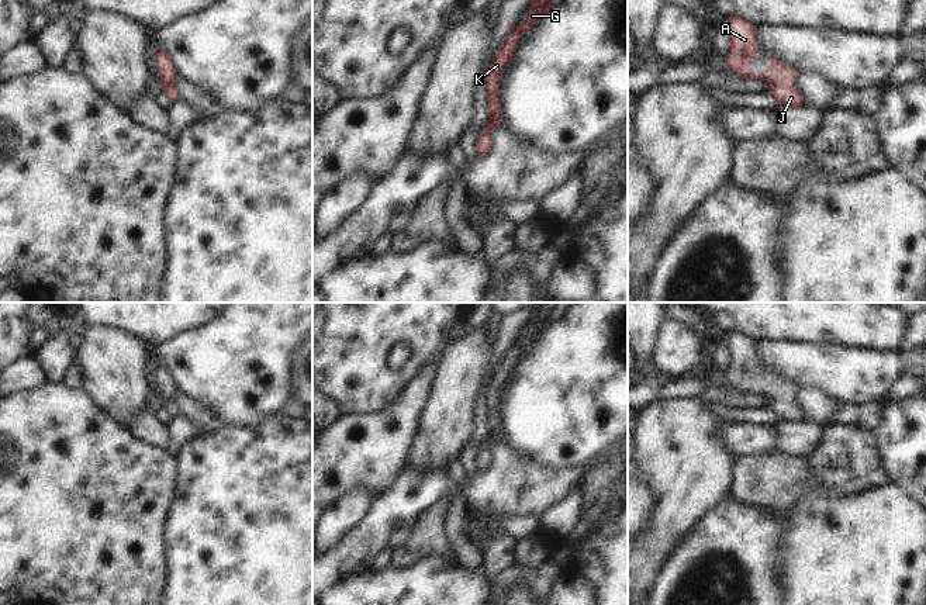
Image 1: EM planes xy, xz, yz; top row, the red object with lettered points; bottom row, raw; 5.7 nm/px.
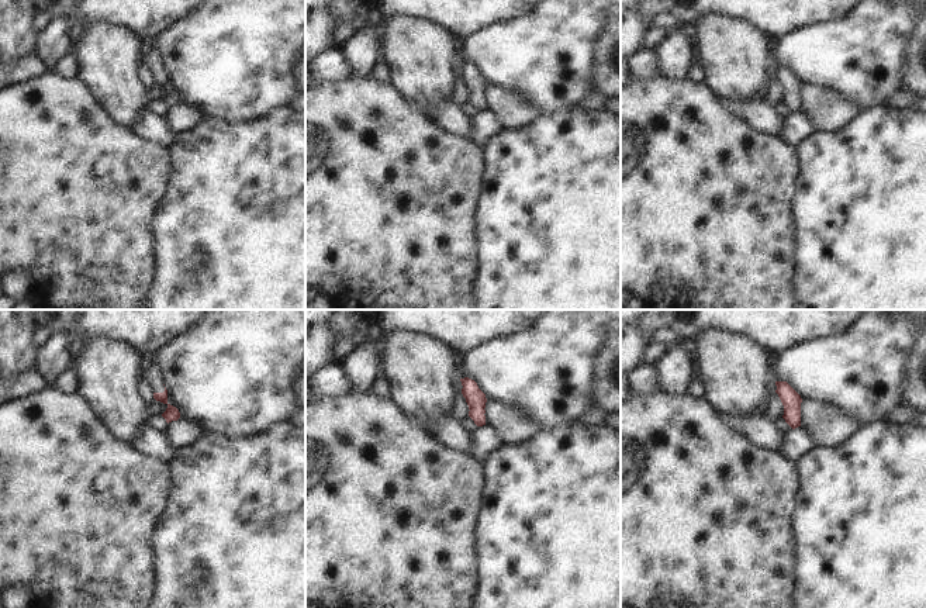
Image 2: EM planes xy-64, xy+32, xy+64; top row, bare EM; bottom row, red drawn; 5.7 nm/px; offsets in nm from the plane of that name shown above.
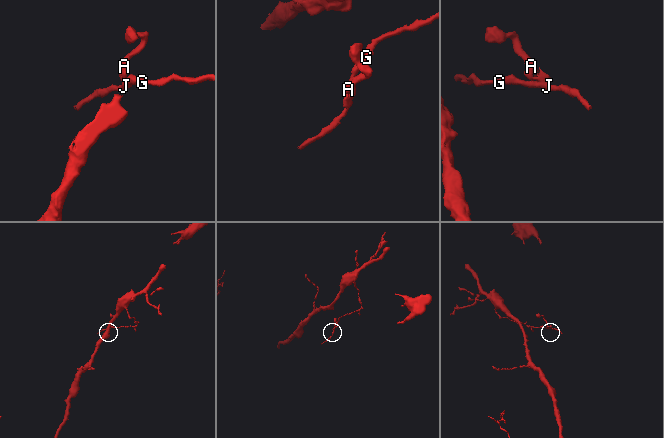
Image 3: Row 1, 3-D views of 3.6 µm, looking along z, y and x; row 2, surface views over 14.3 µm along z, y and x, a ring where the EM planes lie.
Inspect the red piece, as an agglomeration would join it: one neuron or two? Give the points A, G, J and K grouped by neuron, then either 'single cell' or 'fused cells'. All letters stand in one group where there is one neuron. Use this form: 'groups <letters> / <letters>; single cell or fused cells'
groups A G J K; single cell

